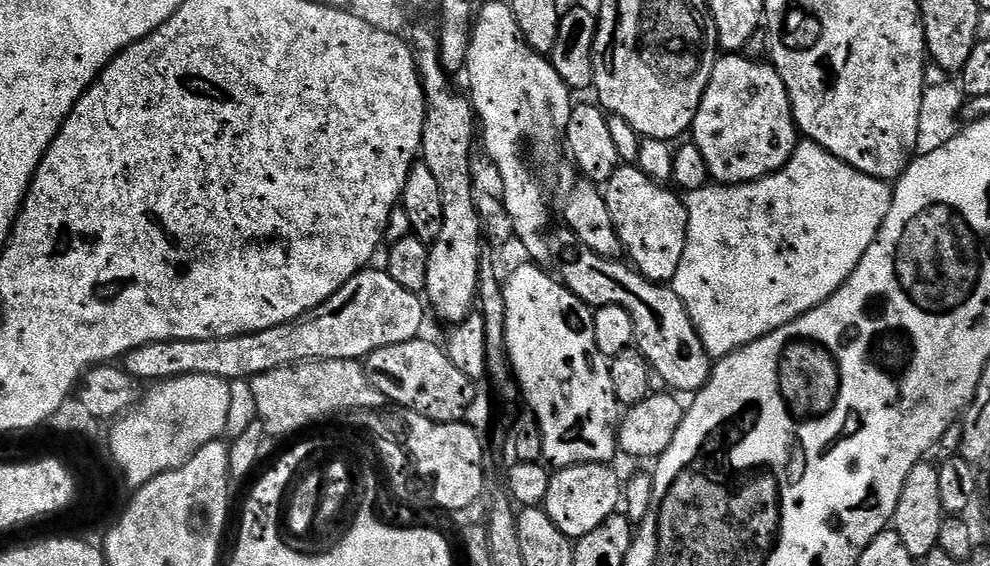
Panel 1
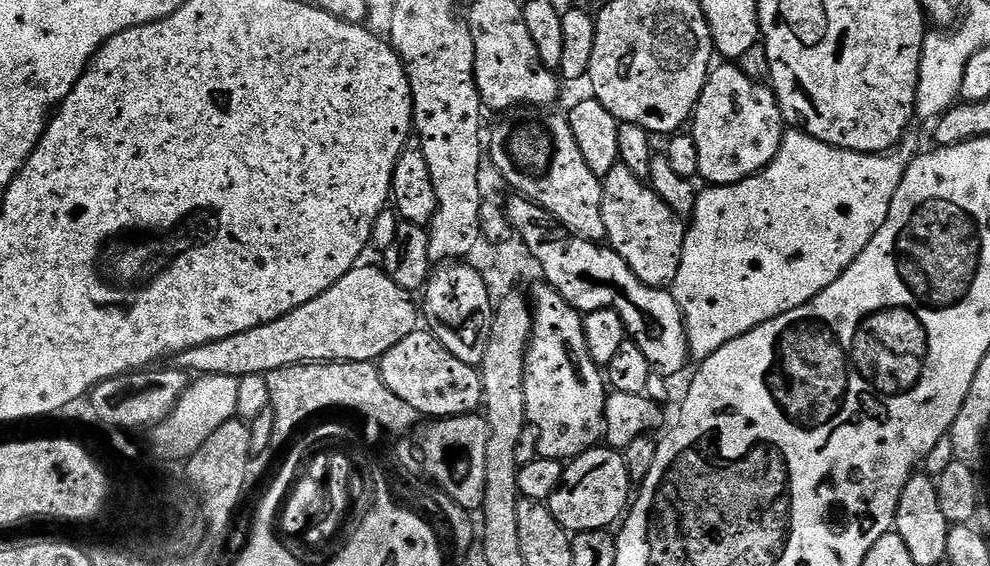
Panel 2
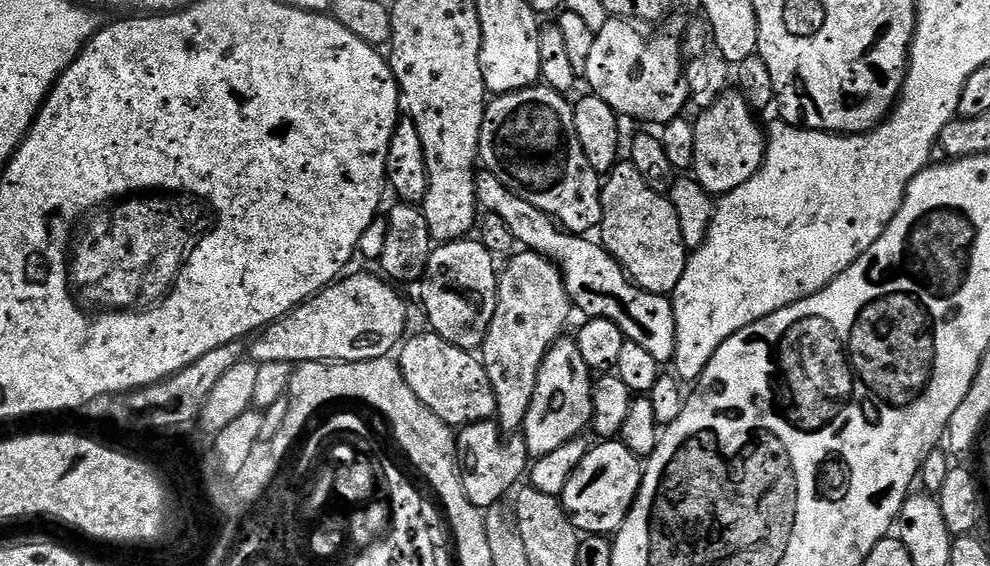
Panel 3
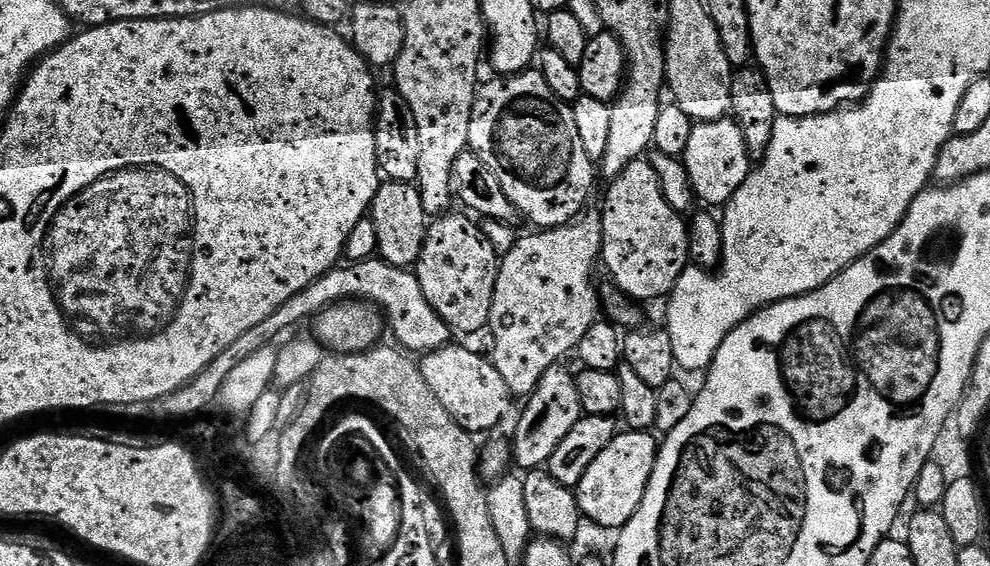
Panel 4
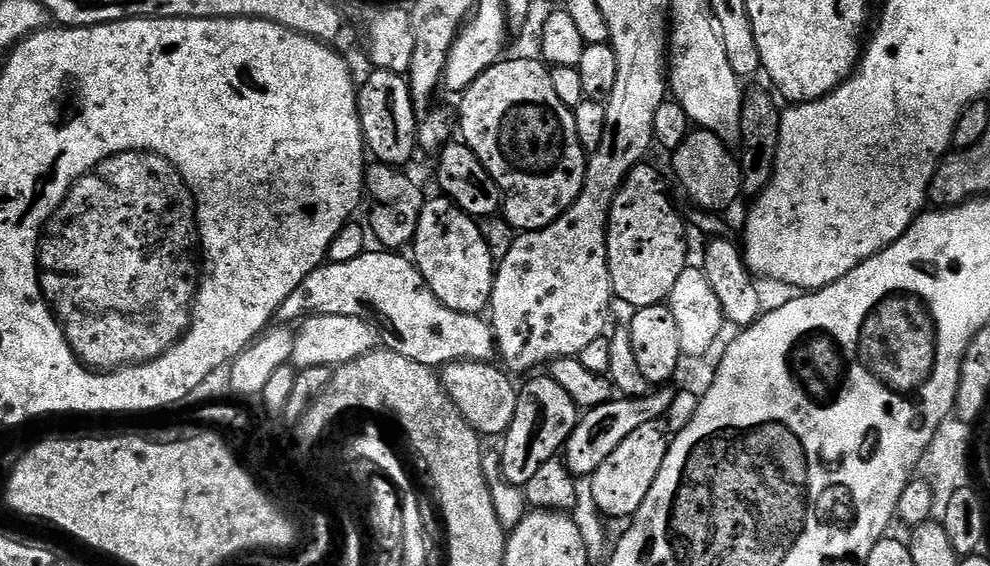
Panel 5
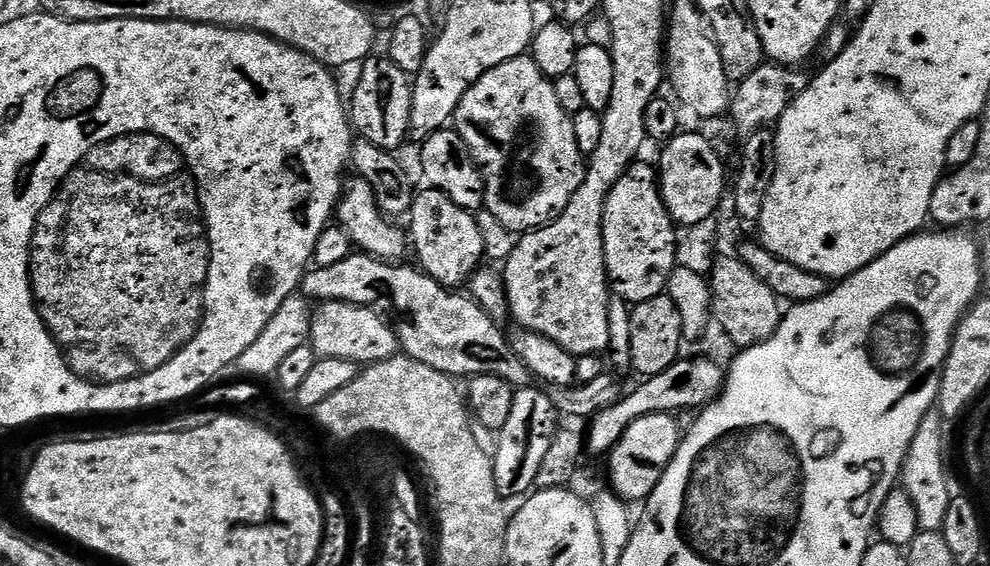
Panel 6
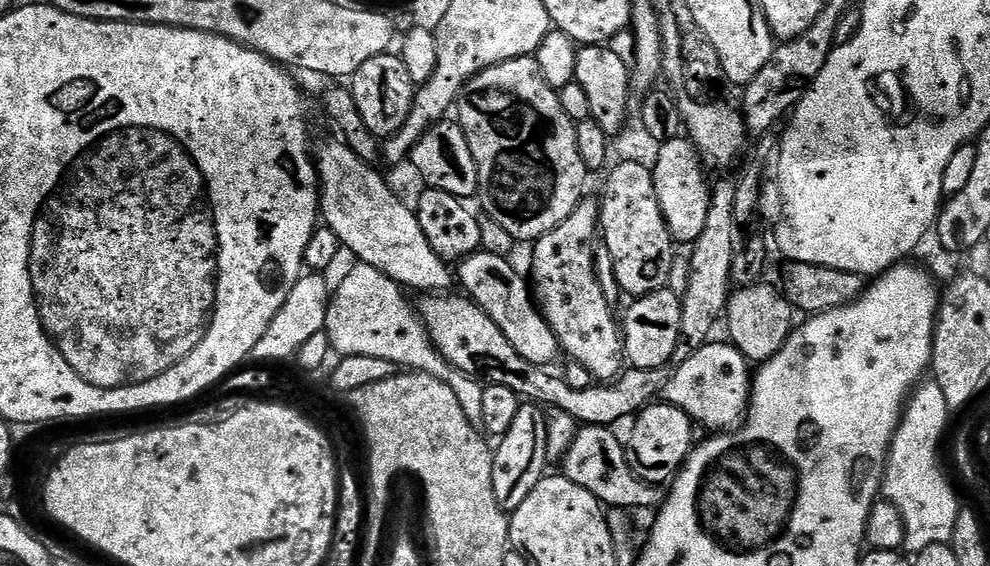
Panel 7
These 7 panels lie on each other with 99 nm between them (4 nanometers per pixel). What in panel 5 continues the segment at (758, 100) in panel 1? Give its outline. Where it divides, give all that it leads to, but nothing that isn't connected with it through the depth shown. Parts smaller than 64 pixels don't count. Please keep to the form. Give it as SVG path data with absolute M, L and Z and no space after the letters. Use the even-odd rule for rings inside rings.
M703 130L689 131L688 137L672 153L672 168L676 171L676 180L684 187L684 192L689 196L691 203L697 208L707 208L708 211L719 213L720 208L728 208L736 199L741 199L740 191L740 166L737 157L721 142L719 137L712 132Z

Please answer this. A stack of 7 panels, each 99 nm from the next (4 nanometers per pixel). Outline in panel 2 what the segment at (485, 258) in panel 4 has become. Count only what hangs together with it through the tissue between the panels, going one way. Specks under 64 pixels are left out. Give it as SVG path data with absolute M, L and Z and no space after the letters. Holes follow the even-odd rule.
M444 262L439 266L433 267L432 275L429 276L427 284L422 289L422 316L428 319L426 324L427 331L435 336L441 348L454 354L458 362L478 366L482 358L486 358L486 346L490 343L490 326L492 325L492 313L494 303L490 292L486 288L482 274L476 269L472 269L467 262Z

